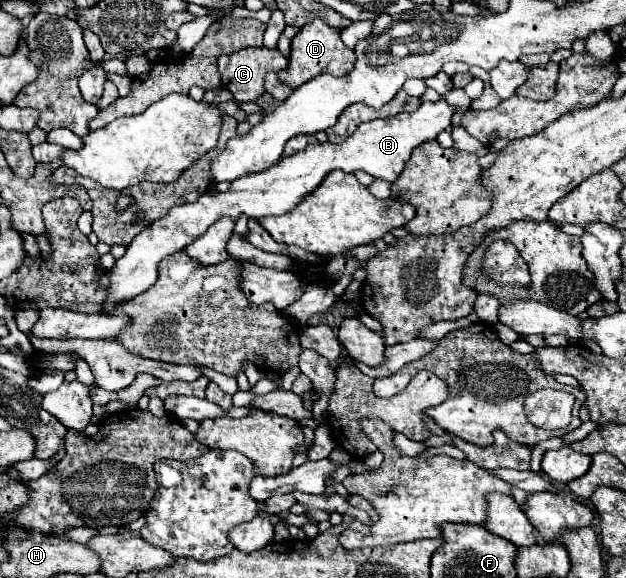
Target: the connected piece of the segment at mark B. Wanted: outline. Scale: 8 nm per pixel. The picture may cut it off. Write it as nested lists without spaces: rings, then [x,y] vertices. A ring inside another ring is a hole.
[[[444,99],[436,103],[422,103],[414,113],[400,113],[390,119],[374,119],[358,127],[356,133],[352,133],[344,143],[310,143],[304,151],[282,157],[276,165],[272,165],[266,171],[250,173],[232,183],[232,187],[226,193],[204,193],[194,203],[176,205],[170,209],[170,213],[152,225],[148,225],[130,245],[122,259],[116,261],[116,265],[106,273],[110,283],[106,287],[106,299],[100,305],[100,313],[114,311],[120,303],[130,301],[132,297],[148,291],[156,279],[158,279],[158,263],[176,253],[176,249],[188,247],[194,239],[206,233],[206,229],[222,215],[232,217],[234,221],[240,217],[240,213],[260,219],[266,215],[286,215],[290,213],[306,195],[310,195],[328,173],[340,169],[344,173],[354,171],[366,171],[378,179],[386,179],[394,183],[398,175],[402,173],[410,153],[414,147],[418,147],[424,141],[436,139],[440,131],[450,127],[454,107],[450,107]]]

